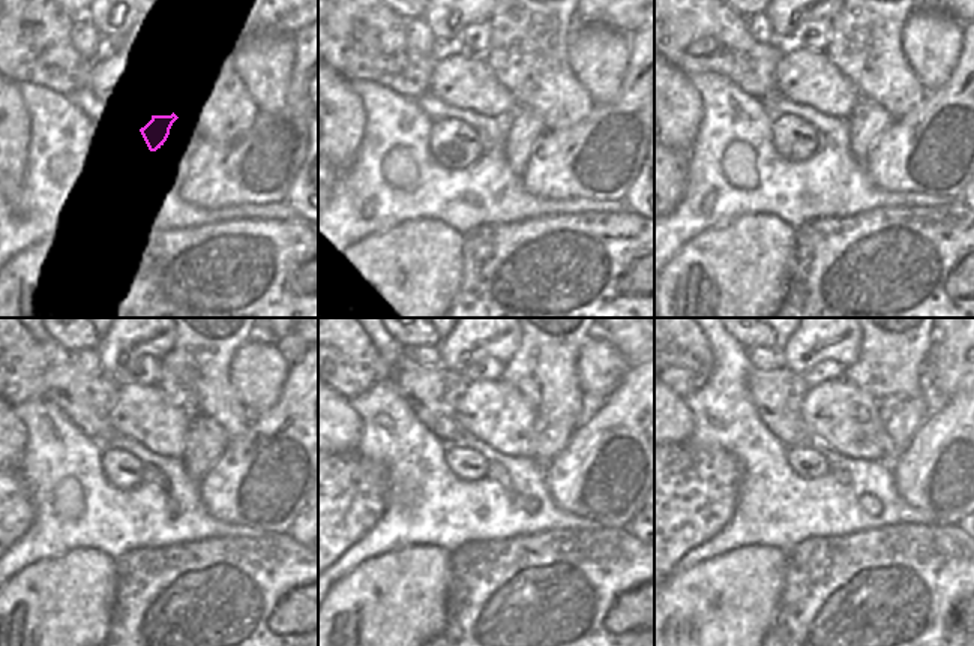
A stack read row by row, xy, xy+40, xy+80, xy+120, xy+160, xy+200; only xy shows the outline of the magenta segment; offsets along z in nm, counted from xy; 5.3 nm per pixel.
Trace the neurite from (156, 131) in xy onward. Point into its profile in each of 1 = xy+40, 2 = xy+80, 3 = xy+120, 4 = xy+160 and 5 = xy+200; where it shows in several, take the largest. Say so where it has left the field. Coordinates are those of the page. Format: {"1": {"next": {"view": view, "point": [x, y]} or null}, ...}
{"1": {"next": {"view": "xy+40", "point": [486, 143]}}, "2": {"next": {"view": "xy+80", "point": [823, 143]}}, "3": {"next": {"view": "xy+120", "point": [150, 474]}}, "4": {"next": {"view": "xy+160", "point": [494, 469]}}, "5": {"next": {"view": "xy+200", "point": [841, 475]}}}

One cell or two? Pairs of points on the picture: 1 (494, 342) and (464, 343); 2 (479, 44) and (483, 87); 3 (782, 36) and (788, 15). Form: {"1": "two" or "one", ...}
{"1": "one", "2": "two", "3": "one"}

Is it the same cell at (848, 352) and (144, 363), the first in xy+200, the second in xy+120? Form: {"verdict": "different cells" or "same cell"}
{"verdict": "different cells"}

